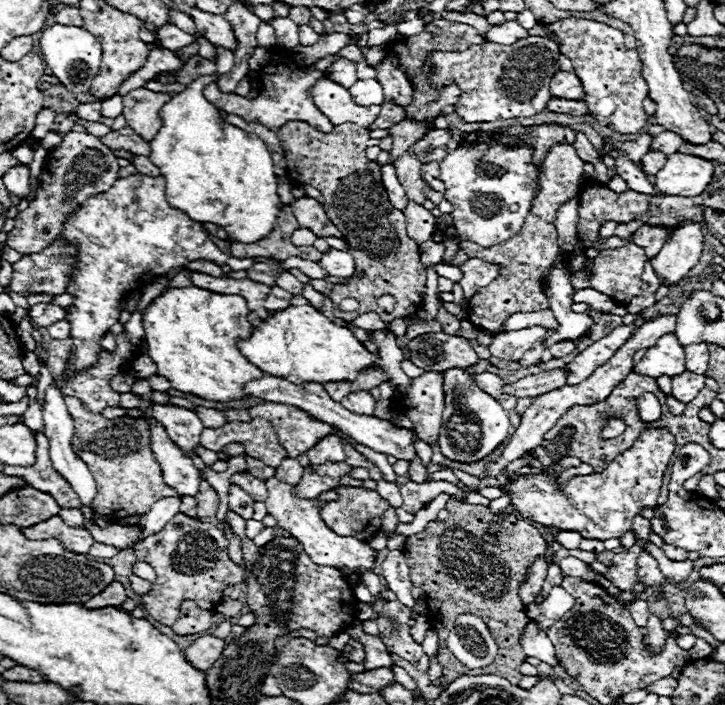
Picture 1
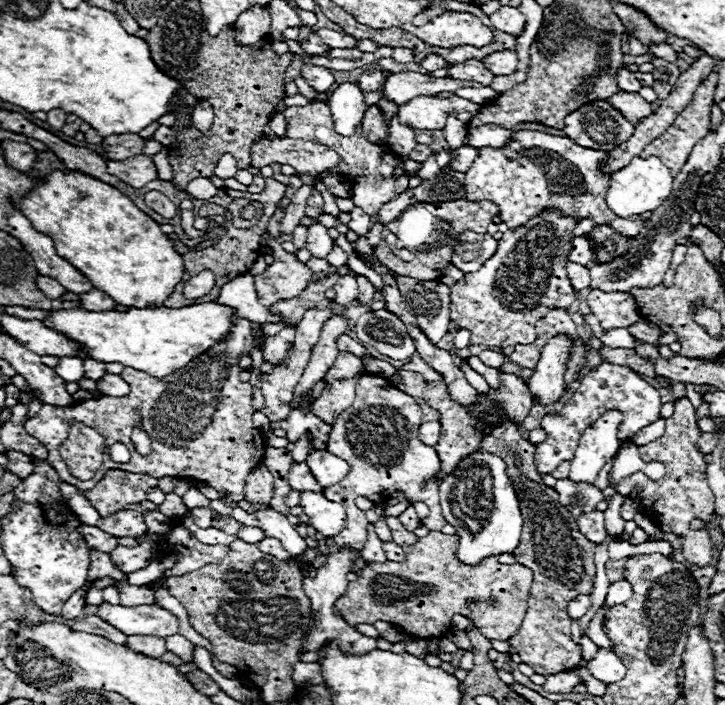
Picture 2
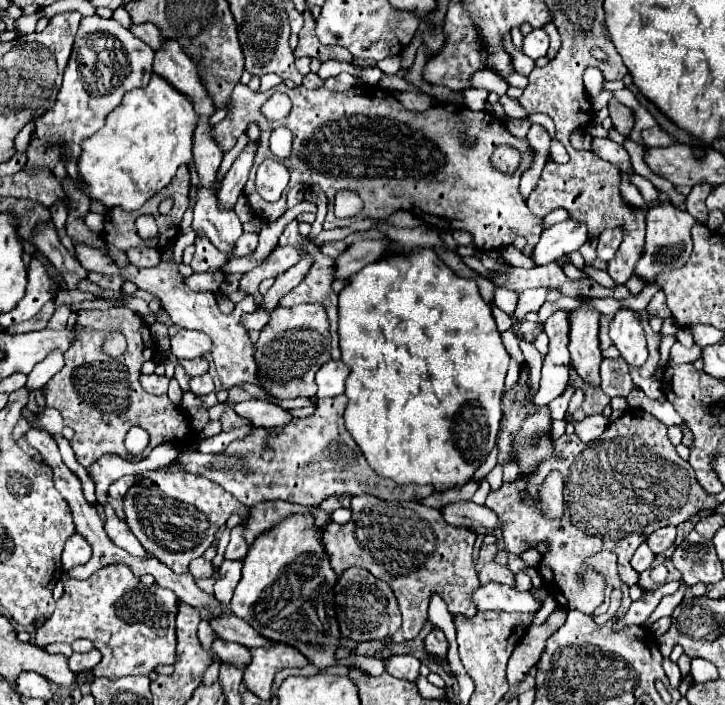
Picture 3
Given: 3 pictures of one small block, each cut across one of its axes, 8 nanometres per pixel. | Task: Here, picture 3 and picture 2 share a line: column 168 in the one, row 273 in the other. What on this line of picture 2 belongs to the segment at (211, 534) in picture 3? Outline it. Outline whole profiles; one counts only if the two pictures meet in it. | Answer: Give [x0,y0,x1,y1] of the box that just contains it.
[450,208,578,346]

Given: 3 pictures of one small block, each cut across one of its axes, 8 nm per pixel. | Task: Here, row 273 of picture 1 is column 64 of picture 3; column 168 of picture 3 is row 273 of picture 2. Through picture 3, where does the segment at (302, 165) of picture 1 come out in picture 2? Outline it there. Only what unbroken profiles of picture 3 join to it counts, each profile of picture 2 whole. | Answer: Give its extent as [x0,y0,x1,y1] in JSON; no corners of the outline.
[378,198,498,280]

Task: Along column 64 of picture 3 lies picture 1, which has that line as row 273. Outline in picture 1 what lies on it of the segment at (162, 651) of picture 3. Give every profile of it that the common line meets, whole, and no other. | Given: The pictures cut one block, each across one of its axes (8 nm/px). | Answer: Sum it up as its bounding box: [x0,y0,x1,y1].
[572,244,646,304]

